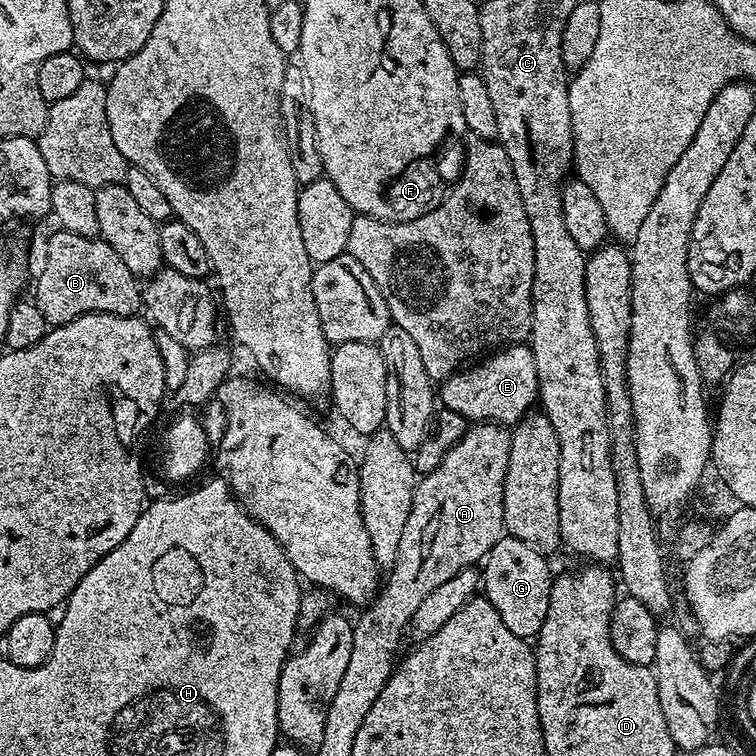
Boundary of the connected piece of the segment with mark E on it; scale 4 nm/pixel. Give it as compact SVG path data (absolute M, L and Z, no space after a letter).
M527 343L509 344L485 355L476 363L448 377L439 385L439 403L464 416L470 422L505 426L519 424L529 412L533 411L540 390L538 370L534 366L531 347Z

